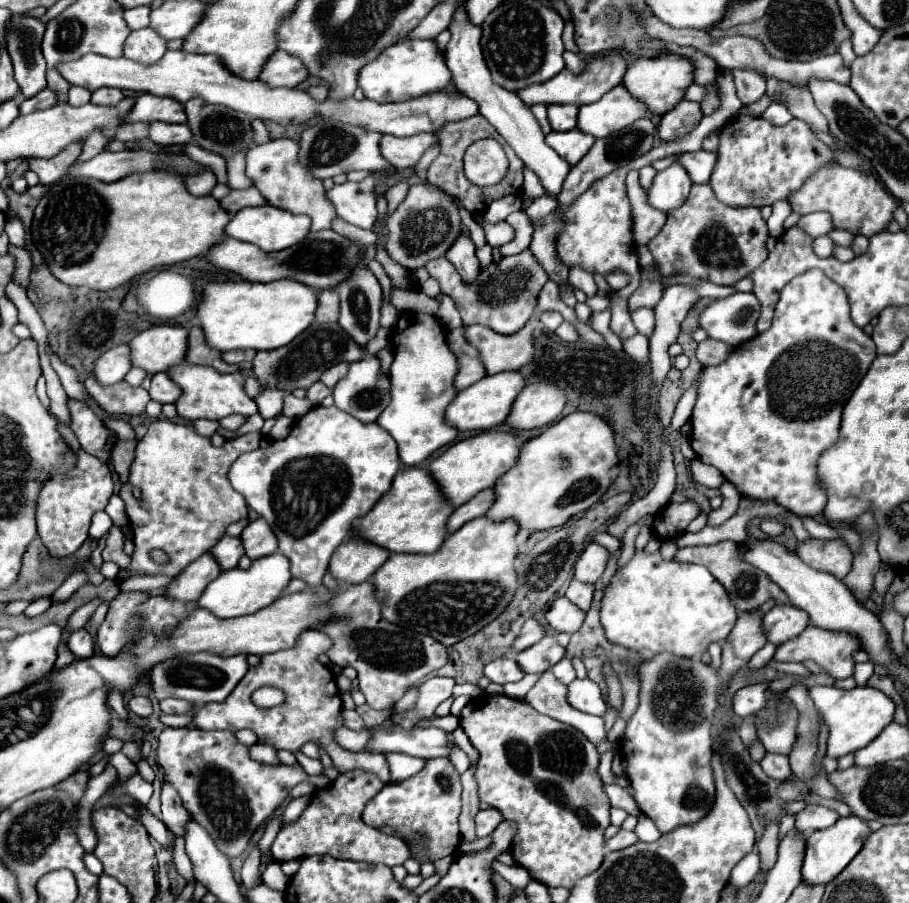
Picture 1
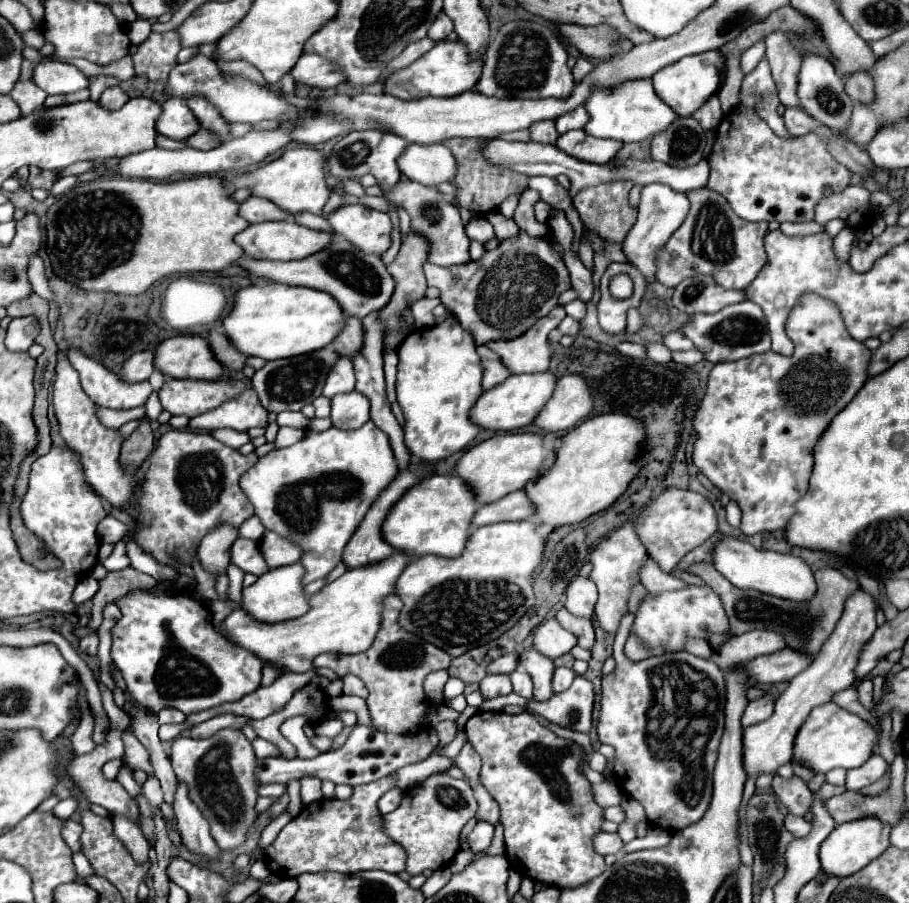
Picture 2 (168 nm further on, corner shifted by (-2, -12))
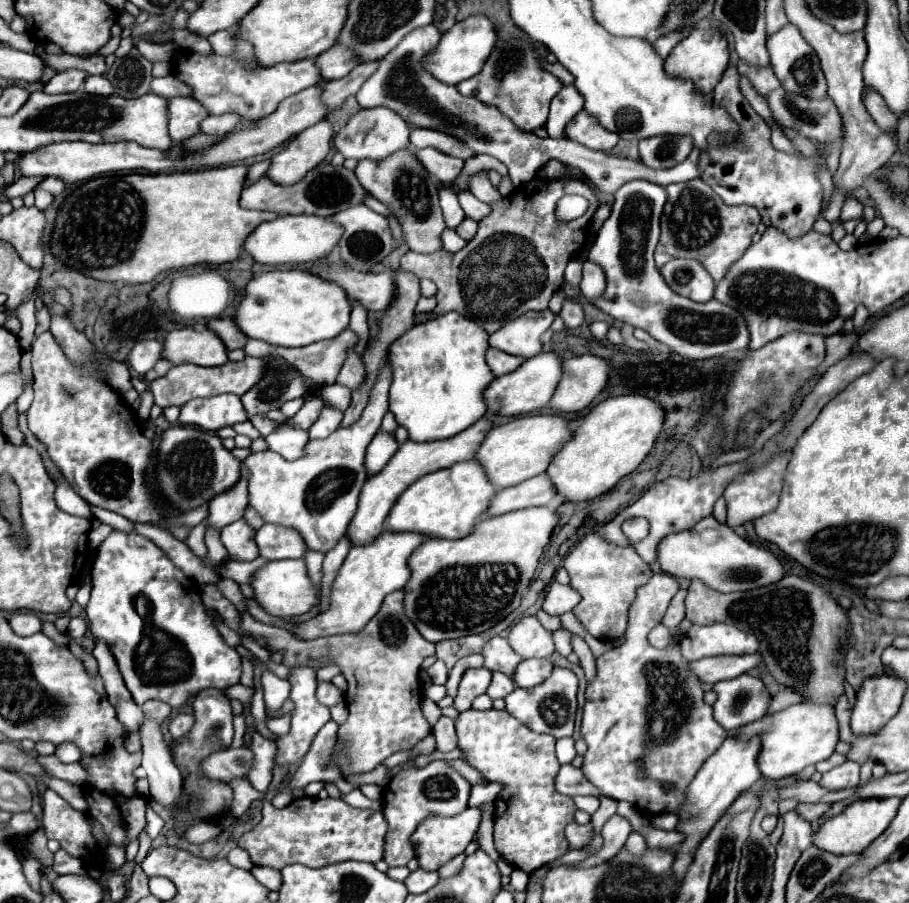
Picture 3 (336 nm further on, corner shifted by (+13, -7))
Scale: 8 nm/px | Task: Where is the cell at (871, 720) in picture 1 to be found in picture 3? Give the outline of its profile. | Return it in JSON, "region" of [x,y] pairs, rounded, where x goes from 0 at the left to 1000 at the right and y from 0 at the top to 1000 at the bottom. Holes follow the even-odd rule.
{"region":[[[869,781],[862,787],[843,792],[836,798],[829,798],[825,803],[818,803],[810,810],[810,818],[823,818],[827,814],[834,814],[838,821],[836,834],[834,834],[834,849],[836,856],[847,863],[869,860],[880,856],[889,847],[898,847],[900,843],[911,841],[917,834],[917,827],[922,823],[922,798],[917,792],[917,785],[911,785],[911,781]]]}

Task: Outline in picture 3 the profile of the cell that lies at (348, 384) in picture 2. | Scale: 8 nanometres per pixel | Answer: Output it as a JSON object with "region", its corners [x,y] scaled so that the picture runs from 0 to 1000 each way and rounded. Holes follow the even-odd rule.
{"region":[[[381,364],[381,367],[376,367],[376,369],[374,369],[372,373],[367,373],[367,375],[348,378],[348,380],[341,380],[341,382],[337,382],[337,384],[328,384],[328,386],[301,384],[301,382],[297,382],[297,380],[293,382],[293,378],[275,375],[275,380],[273,380],[273,384],[268,384],[268,389],[271,389],[271,393],[275,393],[275,395],[288,395],[288,393],[290,393],[290,395],[295,395],[295,393],[308,395],[308,393],[312,393],[312,398],[319,400],[328,411],[332,411],[348,429],[359,429],[359,426],[365,426],[365,424],[370,422],[370,413],[374,411],[374,406],[376,406],[381,393],[383,393],[383,389],[385,389],[387,384],[392,384],[394,378],[396,378],[394,371],[392,371],[387,364]]]}

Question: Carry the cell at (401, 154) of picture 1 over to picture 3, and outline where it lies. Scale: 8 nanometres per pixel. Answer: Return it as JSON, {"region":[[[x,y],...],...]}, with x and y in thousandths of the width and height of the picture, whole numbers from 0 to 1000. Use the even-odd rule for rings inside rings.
{"region":[[[462,165],[462,167],[458,167],[458,172],[462,174],[462,178],[471,187],[471,192],[480,194],[480,198],[484,203],[488,203],[488,205],[497,203],[506,194],[506,189],[510,185],[508,176],[482,169],[480,165]]]}

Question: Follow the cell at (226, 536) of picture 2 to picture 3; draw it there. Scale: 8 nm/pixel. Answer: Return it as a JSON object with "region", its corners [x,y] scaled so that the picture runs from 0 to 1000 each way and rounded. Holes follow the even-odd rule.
{"region":[[[266,517],[266,526],[262,535],[231,555],[229,581],[246,584],[255,577],[262,577],[266,575],[271,561],[273,561],[273,519]]]}

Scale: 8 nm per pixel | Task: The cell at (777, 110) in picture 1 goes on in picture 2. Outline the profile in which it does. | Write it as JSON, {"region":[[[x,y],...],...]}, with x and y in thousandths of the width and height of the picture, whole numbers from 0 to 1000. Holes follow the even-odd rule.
{"region":[[[866,120],[861,126],[861,133],[864,133],[864,142],[870,151],[883,151],[883,148],[897,144],[897,140],[905,140],[903,135],[894,133],[879,120]]]}

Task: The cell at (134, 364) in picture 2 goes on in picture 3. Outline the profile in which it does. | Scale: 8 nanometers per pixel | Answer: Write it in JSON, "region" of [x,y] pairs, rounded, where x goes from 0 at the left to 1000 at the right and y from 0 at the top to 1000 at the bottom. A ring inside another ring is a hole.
{"region":[[[152,378],[141,393],[141,404],[152,411],[154,415],[161,415],[169,402],[178,395],[178,378]]]}

